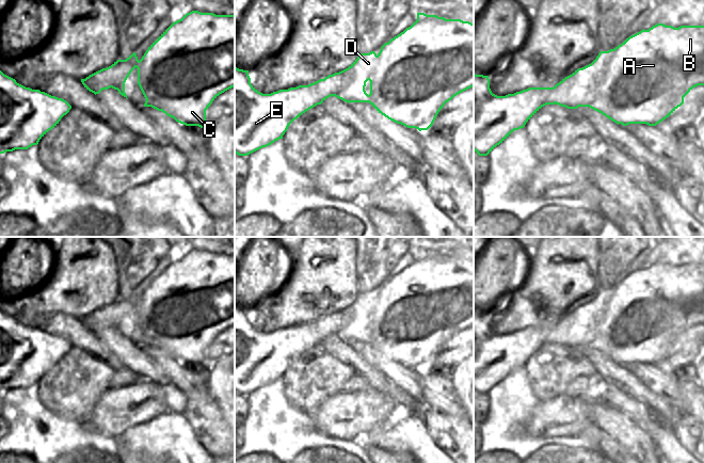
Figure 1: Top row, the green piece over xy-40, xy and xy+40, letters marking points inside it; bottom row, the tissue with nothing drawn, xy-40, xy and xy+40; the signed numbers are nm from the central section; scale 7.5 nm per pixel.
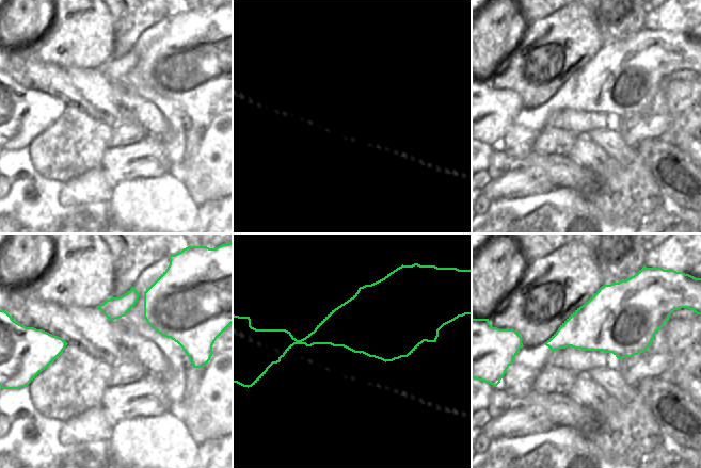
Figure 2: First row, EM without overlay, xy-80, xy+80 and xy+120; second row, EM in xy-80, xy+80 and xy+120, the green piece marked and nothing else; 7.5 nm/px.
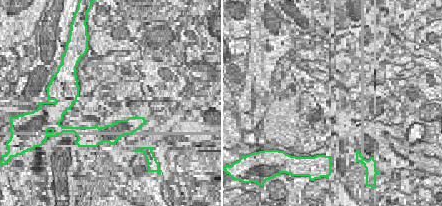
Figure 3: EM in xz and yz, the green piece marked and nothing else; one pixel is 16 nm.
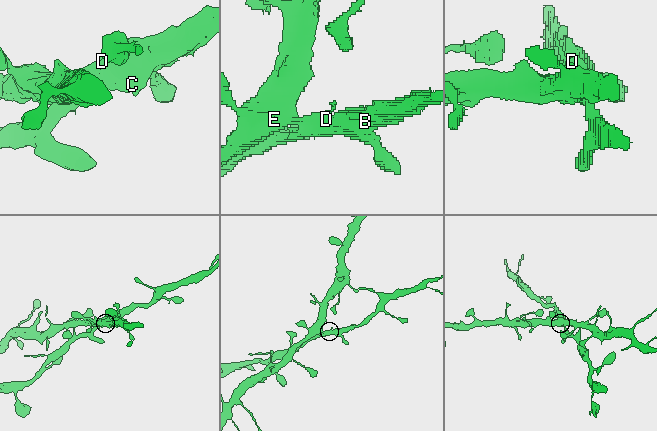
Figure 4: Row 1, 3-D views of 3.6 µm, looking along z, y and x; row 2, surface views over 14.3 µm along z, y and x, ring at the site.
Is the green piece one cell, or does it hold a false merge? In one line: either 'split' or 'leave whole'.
split

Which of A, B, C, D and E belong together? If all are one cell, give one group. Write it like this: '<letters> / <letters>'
A B C D / E

